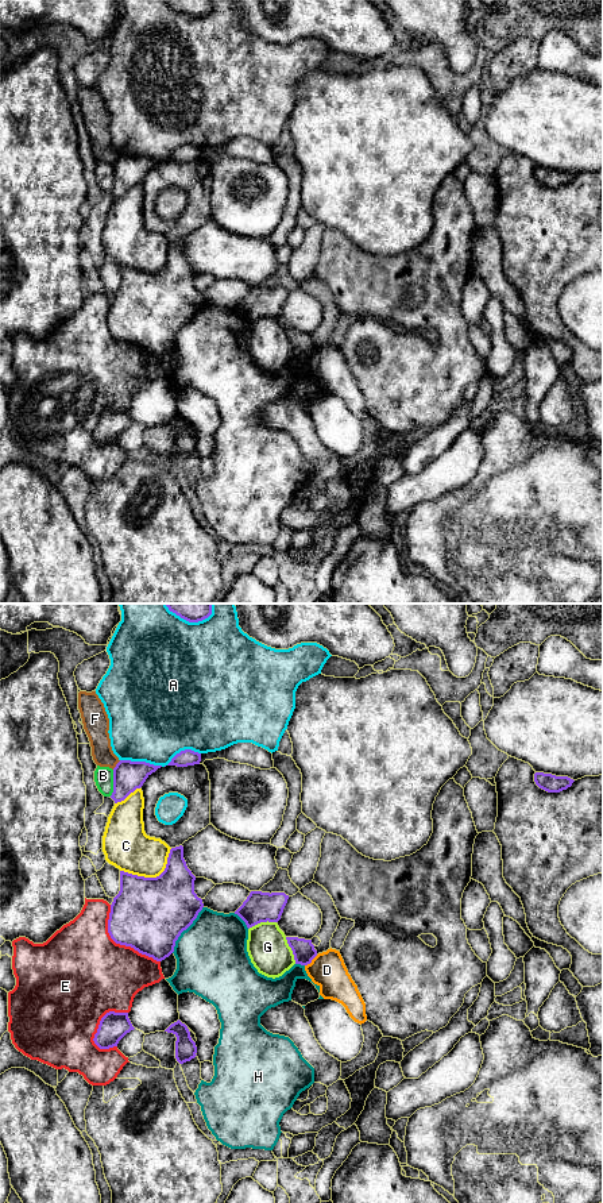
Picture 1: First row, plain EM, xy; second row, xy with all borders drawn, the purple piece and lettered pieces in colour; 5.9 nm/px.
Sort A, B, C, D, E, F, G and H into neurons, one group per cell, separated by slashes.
A / B / C / D / E / F / G / H

